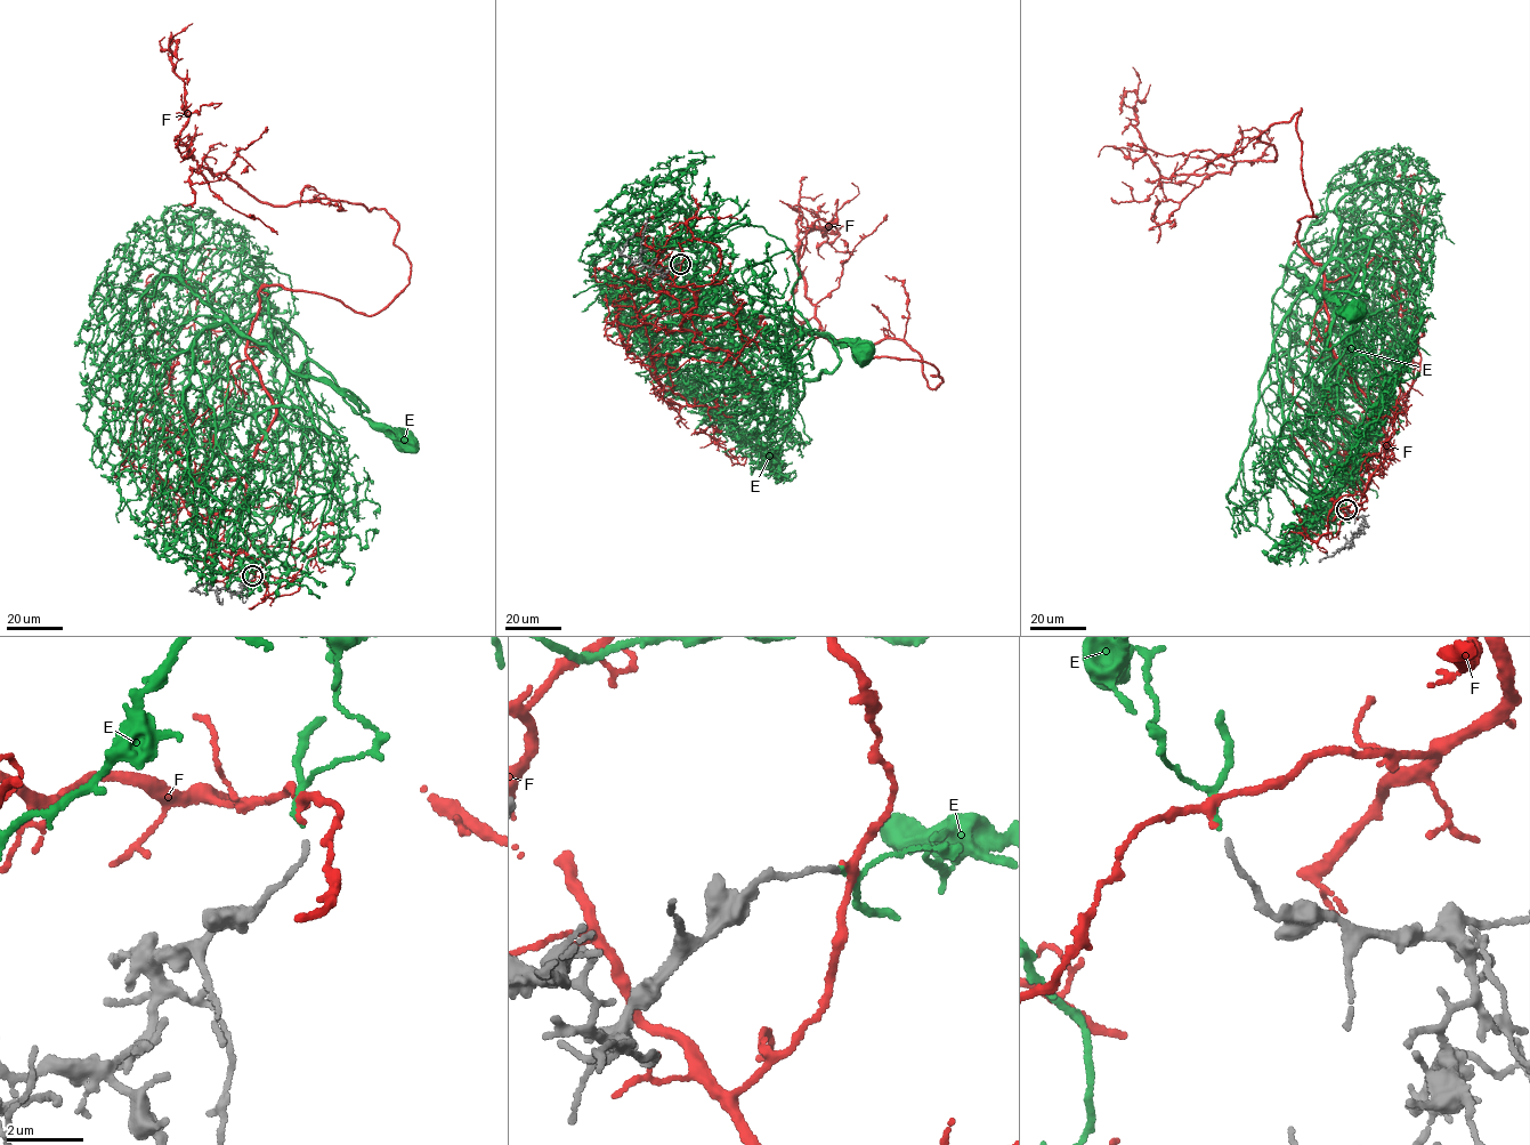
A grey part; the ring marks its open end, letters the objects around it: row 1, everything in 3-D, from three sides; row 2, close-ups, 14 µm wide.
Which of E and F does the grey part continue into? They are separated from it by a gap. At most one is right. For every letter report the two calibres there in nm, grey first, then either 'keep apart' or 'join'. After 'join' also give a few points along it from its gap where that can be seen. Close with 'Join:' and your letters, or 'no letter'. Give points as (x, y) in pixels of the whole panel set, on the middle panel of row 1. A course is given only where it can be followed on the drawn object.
E: calibres 140 and 140 nm; join; course (681, 263), (697, 304), (751, 284), (774, 298), (762, 340), (785, 365), (787, 322), (865, 355)
F: calibres 140 and 170 nm; keep apart
Join: E

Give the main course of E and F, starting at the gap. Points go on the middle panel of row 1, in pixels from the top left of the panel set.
E: (681, 263), (697, 304), (751, 284), (774, 298), (762, 340), (785, 365), (787, 322), (865, 355)
F: (681, 263), (683, 331), (761, 316), (934, 388), (901, 340), (822, 330), (798, 234), (834, 219)

